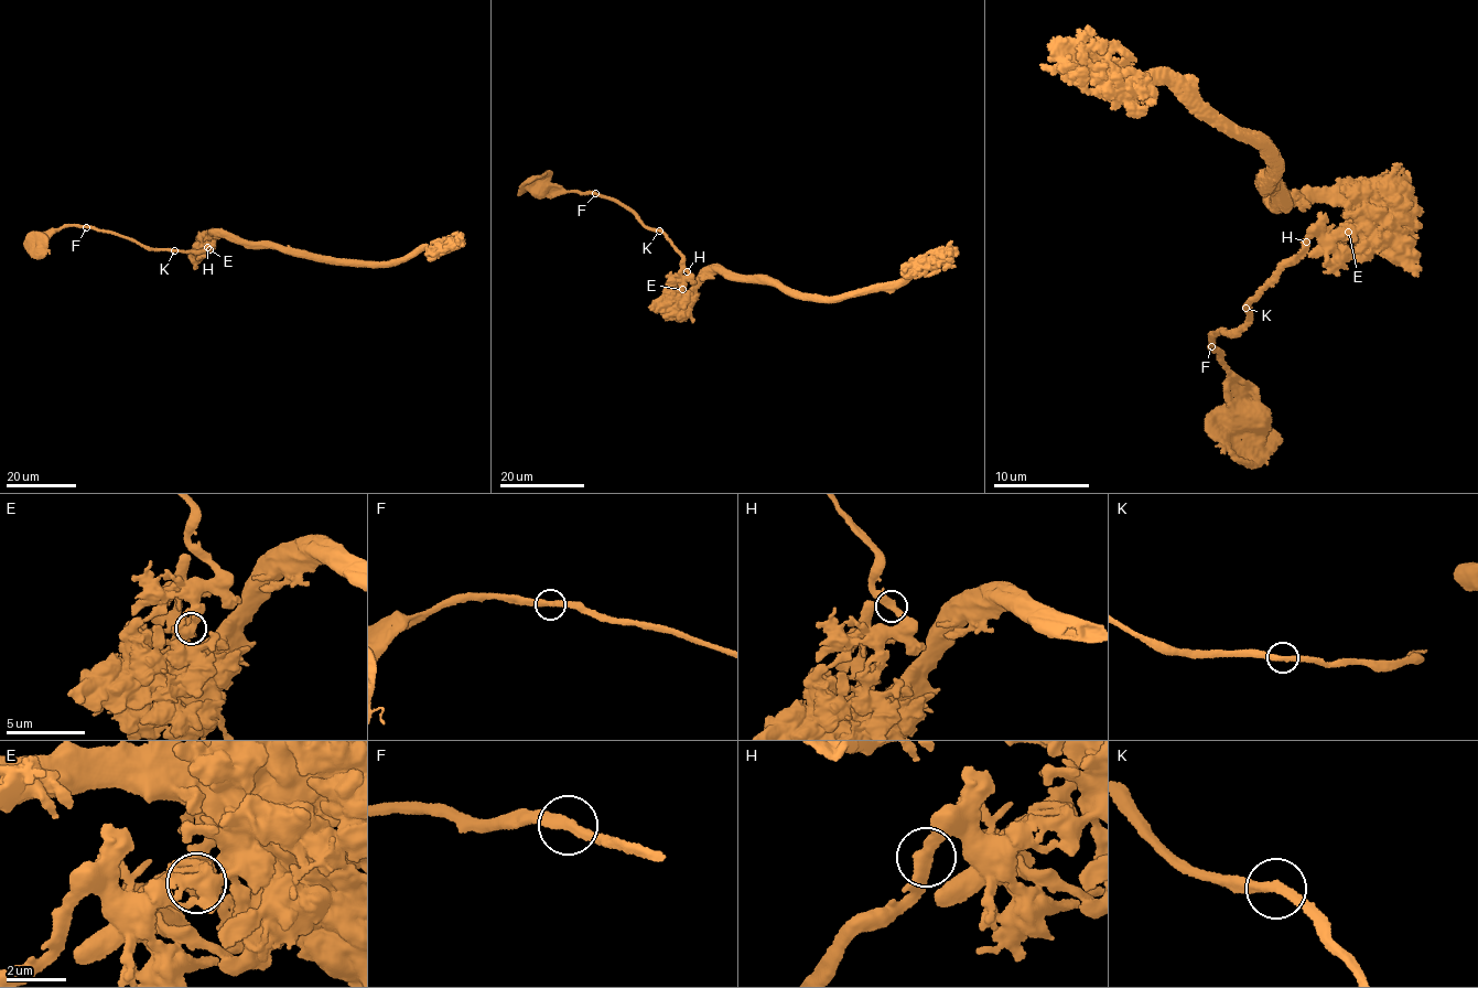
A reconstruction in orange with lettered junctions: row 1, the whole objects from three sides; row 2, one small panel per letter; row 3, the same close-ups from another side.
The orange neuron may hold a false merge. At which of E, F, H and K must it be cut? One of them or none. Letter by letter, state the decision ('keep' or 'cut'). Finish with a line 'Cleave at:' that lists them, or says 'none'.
E: cut
F: keep
H: keep
K: keep
Cleave at: E

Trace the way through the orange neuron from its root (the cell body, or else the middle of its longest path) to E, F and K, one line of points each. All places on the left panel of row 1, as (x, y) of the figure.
E: (40, 239), (50, 231), (76, 224), (115, 233), (147, 248), (197, 254), (209, 249)
F: (40, 239), (50, 231), (68, 225), (86, 227)
K: (40, 239), (50, 231), (76, 224), (115, 233), (147, 248), (175, 250)

